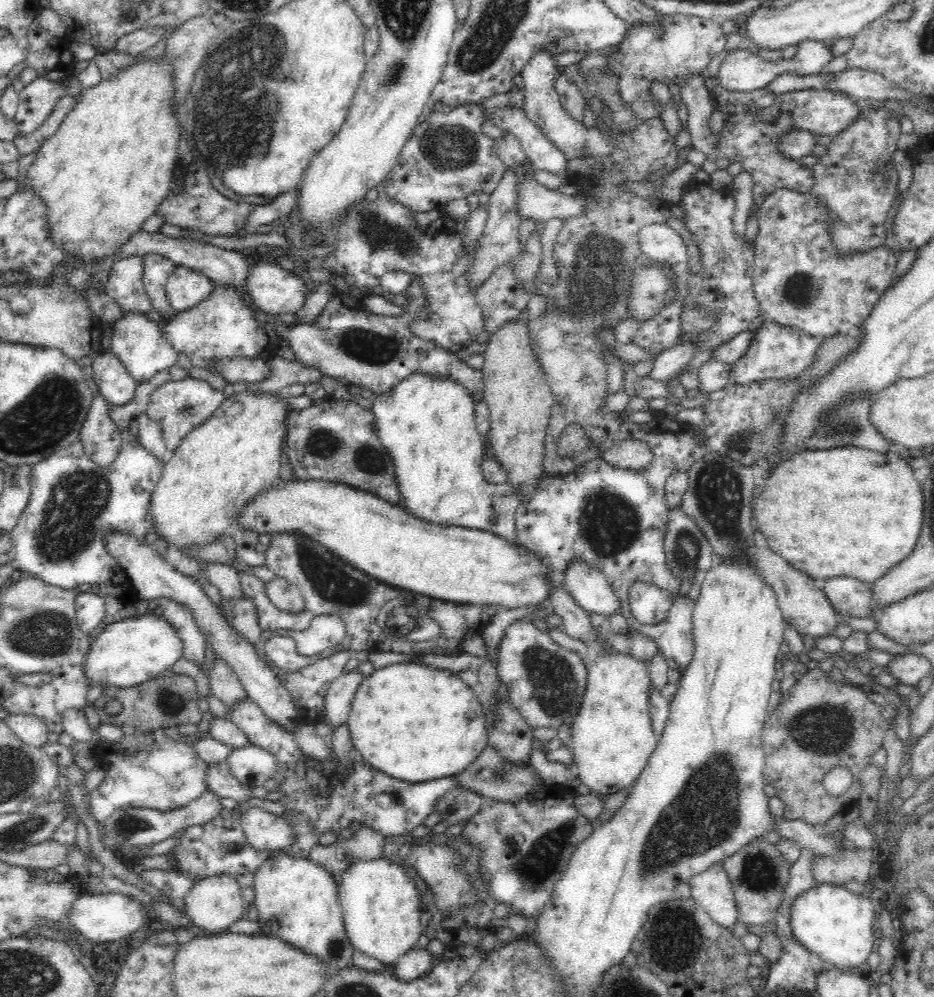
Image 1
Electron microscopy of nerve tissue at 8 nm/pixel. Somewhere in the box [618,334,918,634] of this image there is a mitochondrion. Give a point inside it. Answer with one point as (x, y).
(718, 494)

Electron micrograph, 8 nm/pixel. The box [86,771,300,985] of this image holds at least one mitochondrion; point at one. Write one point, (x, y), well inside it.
(127, 824)

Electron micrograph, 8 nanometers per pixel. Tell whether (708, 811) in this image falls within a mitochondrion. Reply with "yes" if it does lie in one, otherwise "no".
yes

